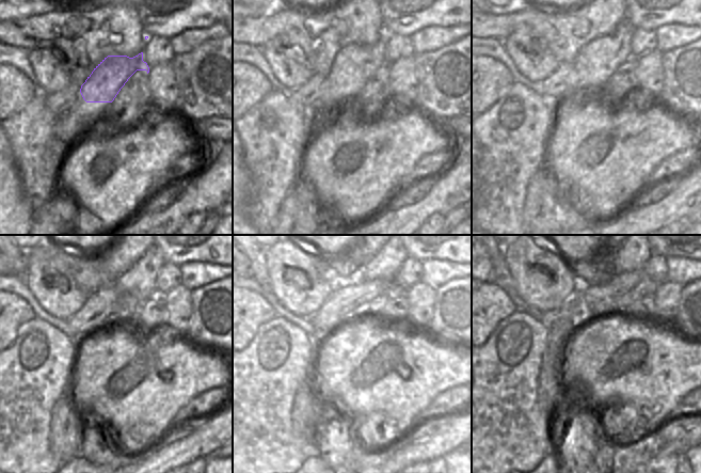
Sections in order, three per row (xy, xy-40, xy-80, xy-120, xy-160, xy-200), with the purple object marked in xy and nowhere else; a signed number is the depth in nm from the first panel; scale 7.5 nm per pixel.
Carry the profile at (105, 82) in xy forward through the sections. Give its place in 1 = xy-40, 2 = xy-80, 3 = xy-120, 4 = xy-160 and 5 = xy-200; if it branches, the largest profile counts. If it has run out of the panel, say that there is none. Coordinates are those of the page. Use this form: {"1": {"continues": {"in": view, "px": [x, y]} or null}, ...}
{"1": {"continues": {"in": "xy-40", "px": [353, 66]}}, "2": {"continues": {"in": "xy-80", "px": [596, 62]}}, "3": {"continues": {"in": "xy-120", "px": [138, 284]}}, "4": {"continues": {"in": "xy-160", "px": [384, 265]}}, "5": {"continues": {"in": "xy-200", "px": [628, 256]}}}

